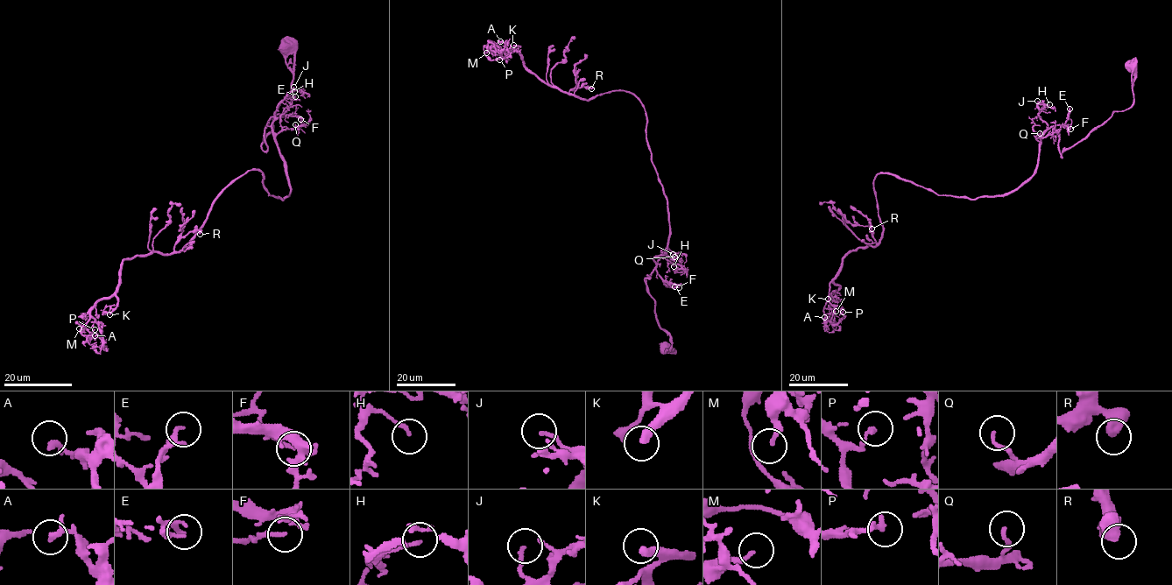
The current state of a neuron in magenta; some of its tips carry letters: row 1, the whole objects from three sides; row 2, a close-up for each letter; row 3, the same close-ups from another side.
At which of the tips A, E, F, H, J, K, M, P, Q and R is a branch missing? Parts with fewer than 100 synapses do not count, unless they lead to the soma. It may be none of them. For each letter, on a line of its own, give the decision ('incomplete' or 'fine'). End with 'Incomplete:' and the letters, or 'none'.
A: fine
E: fine
F: fine
H: fine
J: fine
K: incomplete
M: fine
P: fine
Q: fine
R: fine
Incomplete: K

